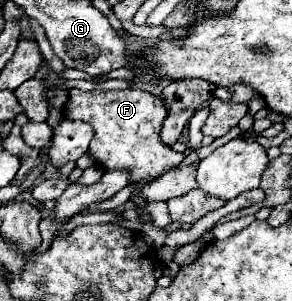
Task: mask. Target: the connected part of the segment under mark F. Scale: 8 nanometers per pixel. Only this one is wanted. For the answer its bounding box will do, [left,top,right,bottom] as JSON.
[64,88,184,182]

